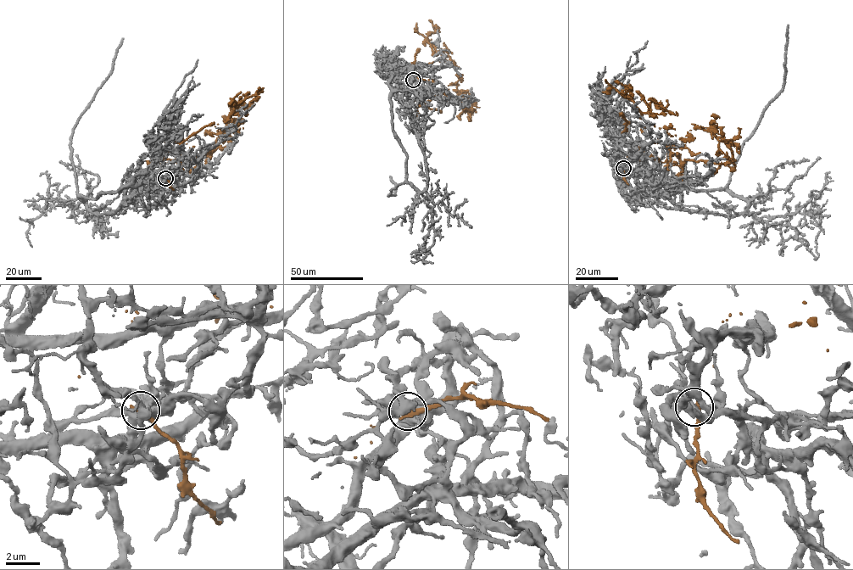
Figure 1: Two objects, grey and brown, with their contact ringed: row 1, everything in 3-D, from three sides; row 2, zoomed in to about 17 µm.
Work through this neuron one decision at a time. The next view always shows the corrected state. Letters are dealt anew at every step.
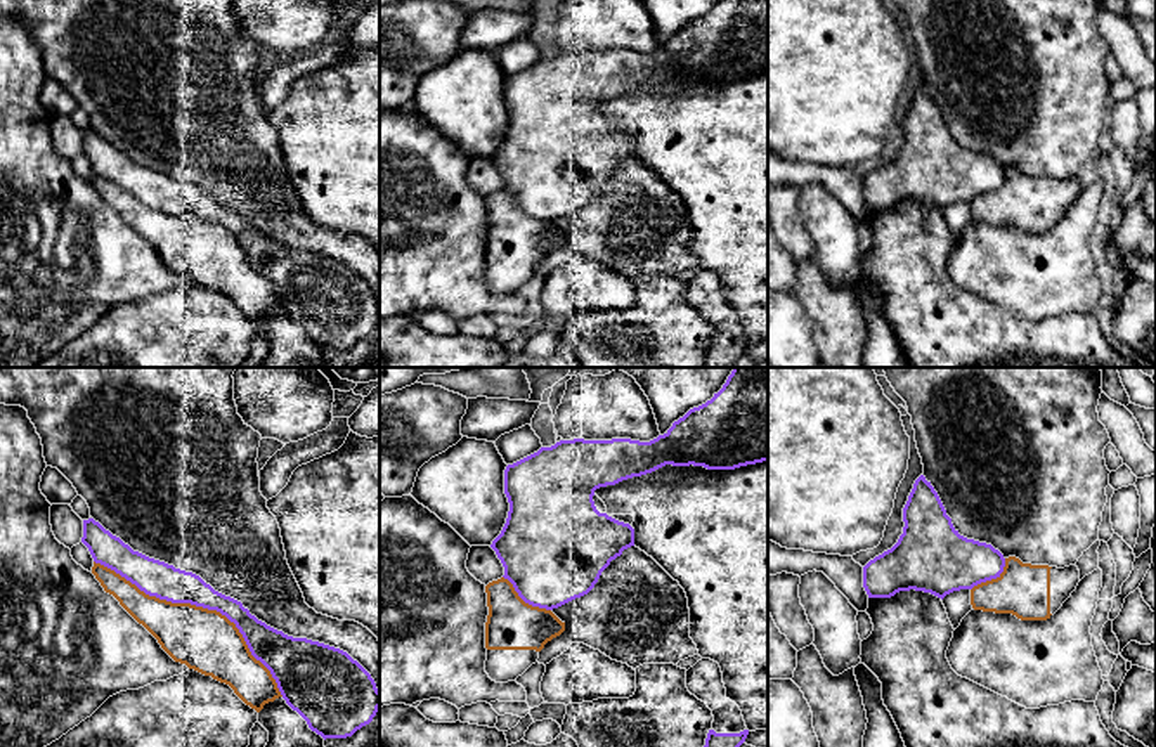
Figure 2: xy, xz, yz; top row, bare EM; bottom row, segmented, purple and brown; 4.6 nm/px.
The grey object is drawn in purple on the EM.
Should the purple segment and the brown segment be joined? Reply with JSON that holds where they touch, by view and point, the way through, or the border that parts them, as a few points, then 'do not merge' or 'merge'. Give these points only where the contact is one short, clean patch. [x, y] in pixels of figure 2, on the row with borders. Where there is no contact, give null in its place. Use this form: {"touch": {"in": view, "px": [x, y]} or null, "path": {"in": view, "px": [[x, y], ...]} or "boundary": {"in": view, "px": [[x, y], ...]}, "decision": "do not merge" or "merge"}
{"touch": {"in": "xy", "px": [200, 605]}, "decision": "do not merge"}

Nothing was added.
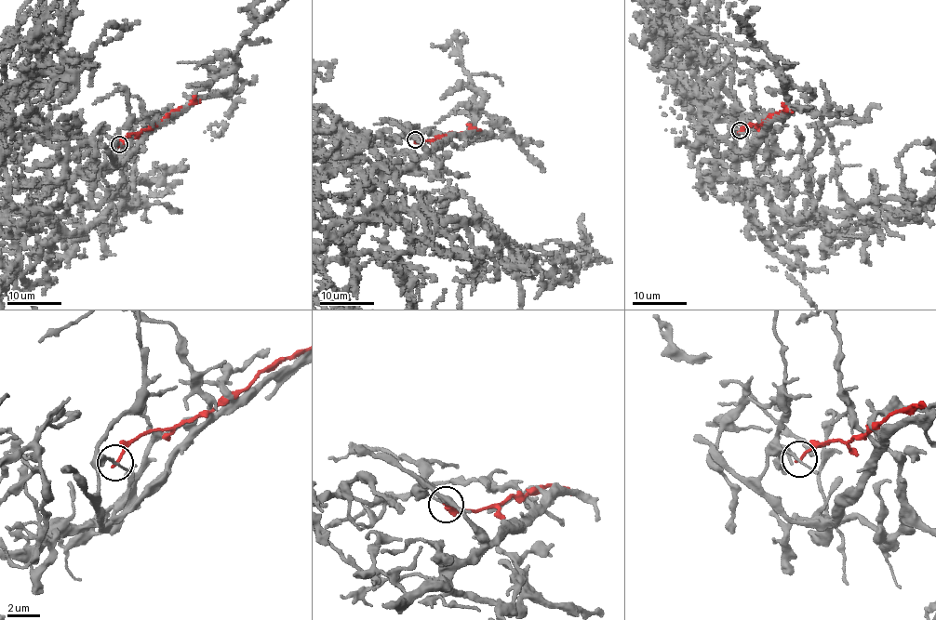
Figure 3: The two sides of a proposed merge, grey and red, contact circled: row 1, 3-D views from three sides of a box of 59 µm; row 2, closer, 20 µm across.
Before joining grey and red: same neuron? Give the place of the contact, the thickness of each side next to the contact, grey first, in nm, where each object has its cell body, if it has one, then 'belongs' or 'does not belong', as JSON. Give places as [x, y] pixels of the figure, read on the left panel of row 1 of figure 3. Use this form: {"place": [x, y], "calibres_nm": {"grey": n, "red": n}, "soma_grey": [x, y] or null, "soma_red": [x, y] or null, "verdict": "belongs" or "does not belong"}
{"place": [119, 144], "calibres_nm": {"grey": 130, "red": 190}, "soma_grey": null, "soma_red": null, "verdict": "does not belong"}

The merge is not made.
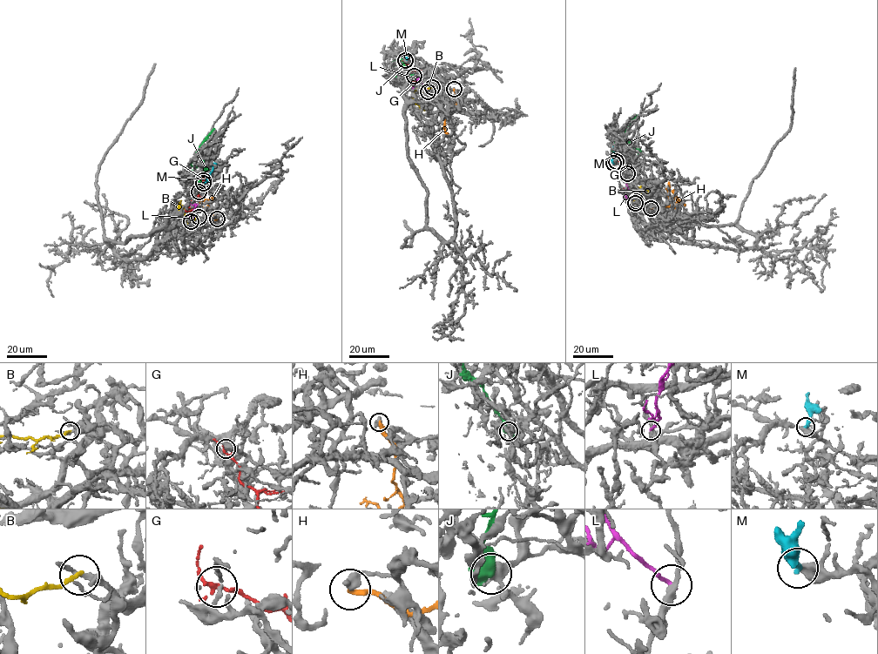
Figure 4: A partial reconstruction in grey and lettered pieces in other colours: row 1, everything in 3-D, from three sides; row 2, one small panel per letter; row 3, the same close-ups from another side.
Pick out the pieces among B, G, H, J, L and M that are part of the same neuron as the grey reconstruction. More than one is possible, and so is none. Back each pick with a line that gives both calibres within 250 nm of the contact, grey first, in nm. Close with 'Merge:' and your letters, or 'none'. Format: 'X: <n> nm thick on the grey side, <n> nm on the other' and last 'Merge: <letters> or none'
Merge: none

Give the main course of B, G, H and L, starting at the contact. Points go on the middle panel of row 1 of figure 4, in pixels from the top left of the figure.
B: (432, 87), (417, 88), (412, 95), (414, 101), (424, 110)
G: (405, 62), (417, 79), (414, 84), (412, 83), (417, 82)
H: (454, 89), (458, 106), (446, 112), (443, 129)
L: (428, 91), (418, 79), (411, 88)

